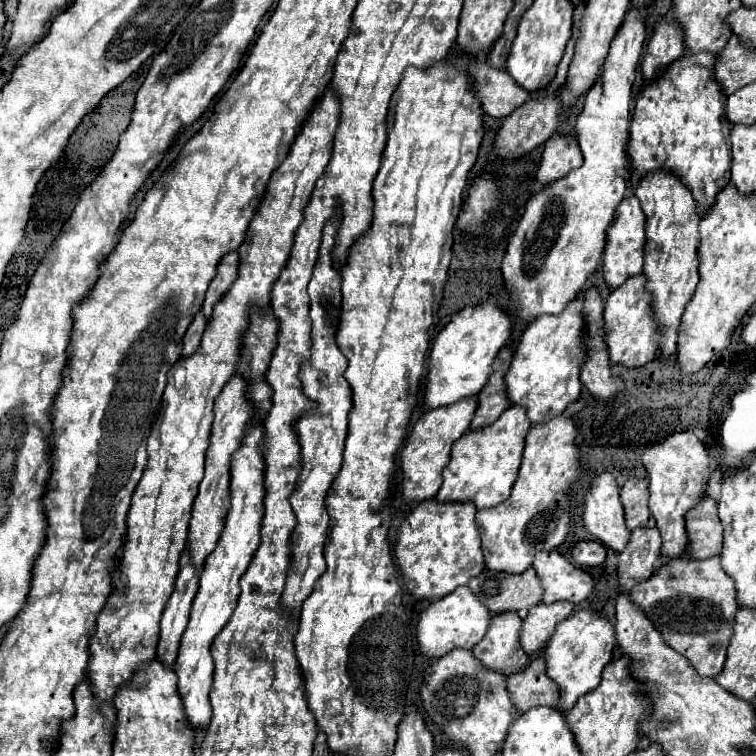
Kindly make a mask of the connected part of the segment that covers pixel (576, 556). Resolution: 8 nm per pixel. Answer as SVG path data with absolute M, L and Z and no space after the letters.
M584 540L572 548L572 560L578 566L600 566L606 560L606 548L600 542Z

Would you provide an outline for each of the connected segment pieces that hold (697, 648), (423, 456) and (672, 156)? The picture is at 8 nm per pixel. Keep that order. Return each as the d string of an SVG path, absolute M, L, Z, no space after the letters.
M720 556L706 560L678 558L660 566L654 576L634 586L634 602L660 630L668 646L686 656L700 676L716 678L726 662L726 648L732 638L738 610L734 580L722 570Z
M466 398L466 402L454 402L454 406L442 406L442 410L430 410L430 414L422 414L422 418L414 424L402 452L402 498L406 504L434 498L442 484L442 470L450 460L452 444L470 428L470 418L474 416L476 398Z
M700 52L674 60L660 78L650 82L636 100L632 124L630 124L630 142L628 152L632 158L632 168L640 176L652 170L672 170L682 178L698 202L698 212L704 216L712 206L716 194L730 182L730 122L726 120L726 94L720 90L718 80L714 78L716 54Z

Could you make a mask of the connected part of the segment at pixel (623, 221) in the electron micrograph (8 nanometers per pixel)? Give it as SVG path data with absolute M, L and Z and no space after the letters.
M636 196L632 198L624 198L618 208L616 208L616 214L614 214L614 222L610 224L608 228L608 236L610 236L610 242L606 238L606 248L604 248L604 266L602 266L602 274L604 274L604 280L608 282L610 288L616 288L620 286L628 276L634 276L634 274L640 274L642 272L642 266L644 266L644 244L646 244L646 238L644 238L644 230L646 230L646 216L640 208L640 202Z

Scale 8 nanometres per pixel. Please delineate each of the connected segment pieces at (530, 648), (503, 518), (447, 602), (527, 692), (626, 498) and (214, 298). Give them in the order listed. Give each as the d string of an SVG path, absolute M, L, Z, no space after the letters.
M554 602L554 604L536 604L528 612L522 622L520 644L526 654L542 652L550 634L554 634L558 622L566 620L574 612L574 604L570 602Z
M558 414L552 420L530 428L526 436L522 466L518 480L512 486L510 498L498 506L482 508L476 514L486 568L520 574L532 566L534 554L540 550L554 550L566 540L572 520L570 486L580 478L584 470L578 456L580 450L574 442L576 436L576 422L566 414Z
M458 586L458 590L432 602L422 612L418 622L420 650L430 658L440 658L454 648L474 648L484 638L490 620L490 612L486 610L486 606L482 606L482 602L478 602L478 598L474 598L474 592L468 586Z
M542 658L532 660L522 672L508 676L508 692L512 694L514 706L526 712L534 706L556 706L558 686L546 674L546 664Z
M630 478L620 490L620 500L626 510L626 526L630 530L638 526L656 526L656 520L648 508L648 480Z
M228 252L222 256L222 262L218 264L218 270L216 270L216 276L214 280L210 282L208 286L208 292L206 292L206 300L204 300L204 314L206 318L210 318L212 314L212 308L214 304L224 296L224 292L232 286L232 282L236 280L238 276L238 252Z

